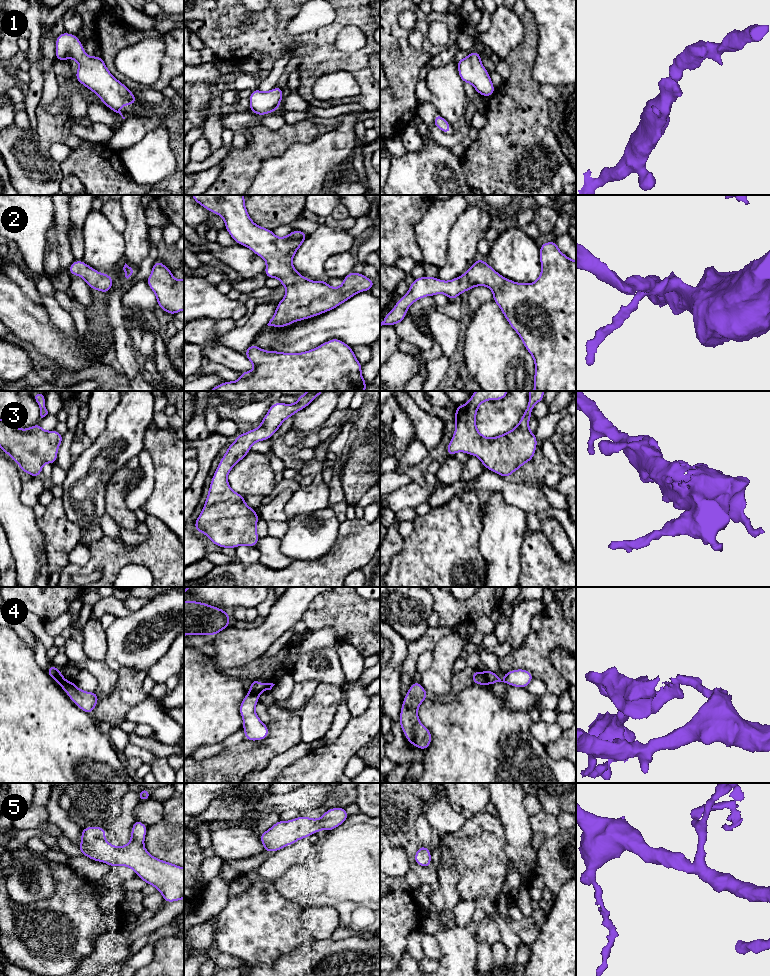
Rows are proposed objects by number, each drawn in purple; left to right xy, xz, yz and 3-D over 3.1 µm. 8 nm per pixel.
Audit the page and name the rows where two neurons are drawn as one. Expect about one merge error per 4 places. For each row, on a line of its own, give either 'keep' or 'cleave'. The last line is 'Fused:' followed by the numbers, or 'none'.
1: keep
2: keep
3: keep
4: cleave
5: keep
Fused: 4

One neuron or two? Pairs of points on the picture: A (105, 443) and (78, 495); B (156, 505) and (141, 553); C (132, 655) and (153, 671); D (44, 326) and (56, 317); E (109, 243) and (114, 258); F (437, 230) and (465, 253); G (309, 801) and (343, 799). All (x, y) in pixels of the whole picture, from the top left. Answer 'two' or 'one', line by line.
A: one
B: two
C: two
D: two
E: one
F: two
G: two

